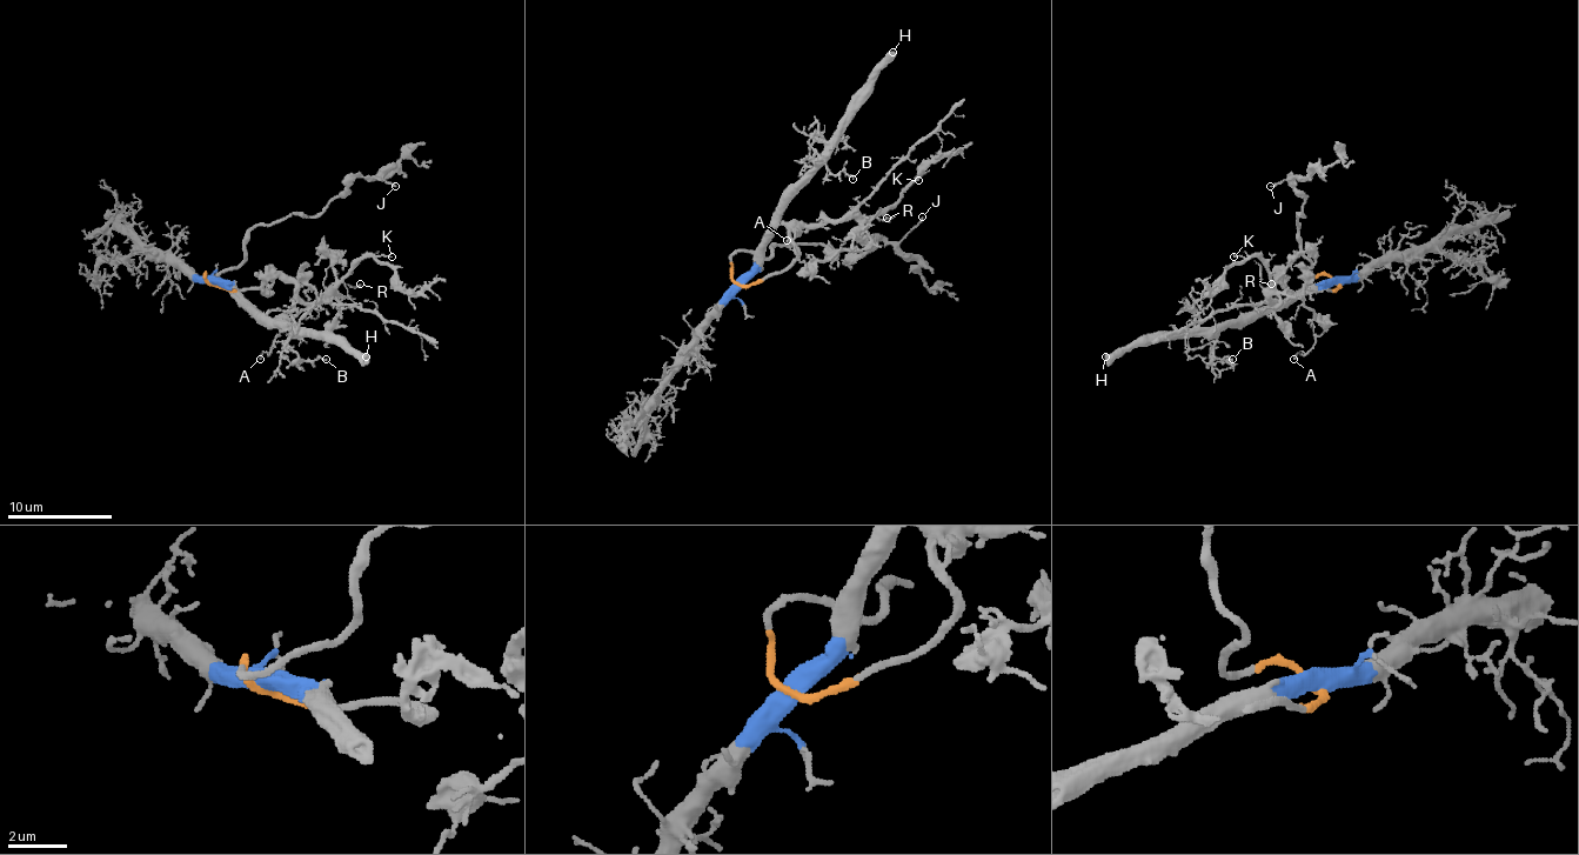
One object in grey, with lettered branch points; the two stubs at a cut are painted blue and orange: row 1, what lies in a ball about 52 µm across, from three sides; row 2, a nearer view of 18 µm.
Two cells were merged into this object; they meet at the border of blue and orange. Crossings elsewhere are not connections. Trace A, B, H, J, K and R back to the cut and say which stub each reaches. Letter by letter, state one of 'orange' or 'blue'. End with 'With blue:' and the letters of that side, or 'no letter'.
A: orange
B: blue
H: blue
J: orange
K: orange
R: orange
With blue: B, H

